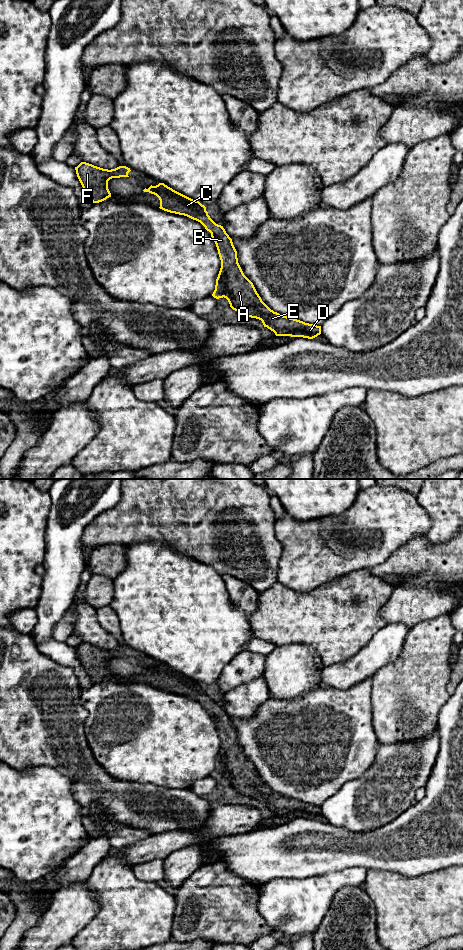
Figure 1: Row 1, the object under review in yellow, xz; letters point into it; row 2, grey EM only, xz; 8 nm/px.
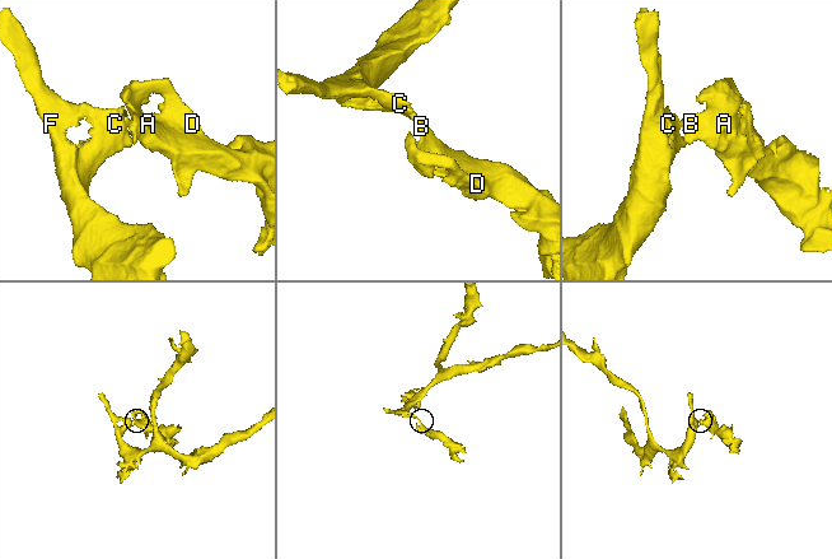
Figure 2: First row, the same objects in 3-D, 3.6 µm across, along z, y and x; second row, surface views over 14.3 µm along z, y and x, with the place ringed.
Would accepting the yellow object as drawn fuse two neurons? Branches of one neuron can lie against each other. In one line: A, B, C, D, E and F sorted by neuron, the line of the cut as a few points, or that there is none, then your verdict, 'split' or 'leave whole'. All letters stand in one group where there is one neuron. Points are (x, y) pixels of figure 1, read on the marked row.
A B C D E F; no cut; leave whole

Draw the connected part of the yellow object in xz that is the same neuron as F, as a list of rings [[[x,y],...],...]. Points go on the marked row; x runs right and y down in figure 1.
[[[81,162],[75,167],[75,170],[83,189],[92,203],[99,203],[111,197],[108,181],[112,178],[129,177],[128,173],[131,171],[126,166],[108,170],[86,162]]]

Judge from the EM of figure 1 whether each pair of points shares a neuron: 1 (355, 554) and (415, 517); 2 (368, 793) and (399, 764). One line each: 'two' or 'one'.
1: one
2: one

